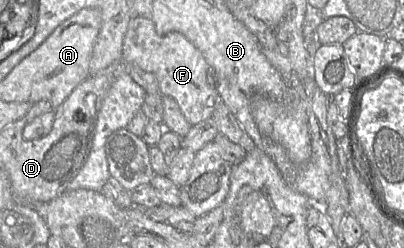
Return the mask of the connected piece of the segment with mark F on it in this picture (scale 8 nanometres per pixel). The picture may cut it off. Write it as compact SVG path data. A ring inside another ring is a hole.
M131 18L123 41L122 62L135 64L146 72L154 73L160 94L174 98L192 126L211 117L221 102L215 77L199 49L179 32L160 35L148 18Z

